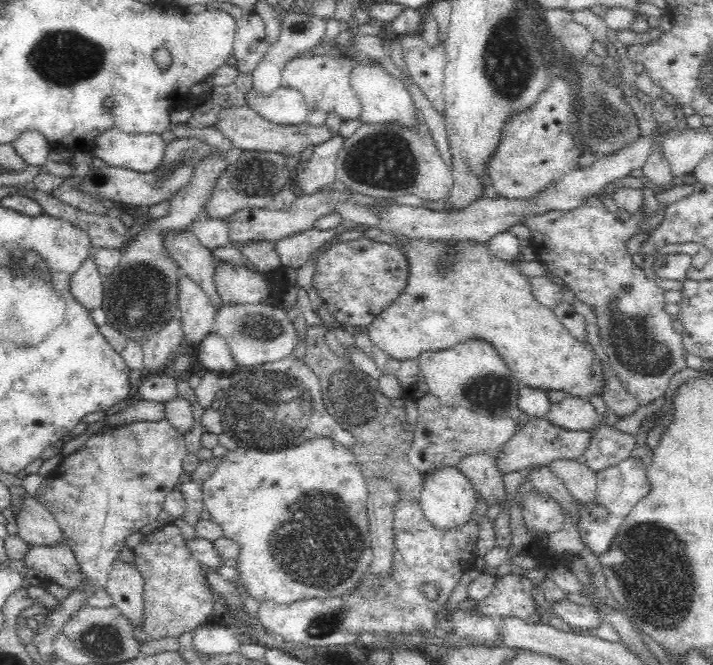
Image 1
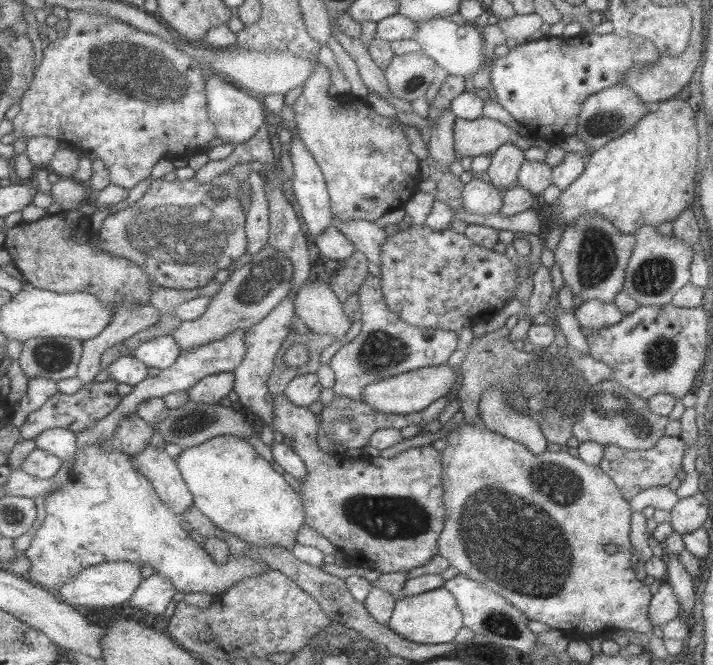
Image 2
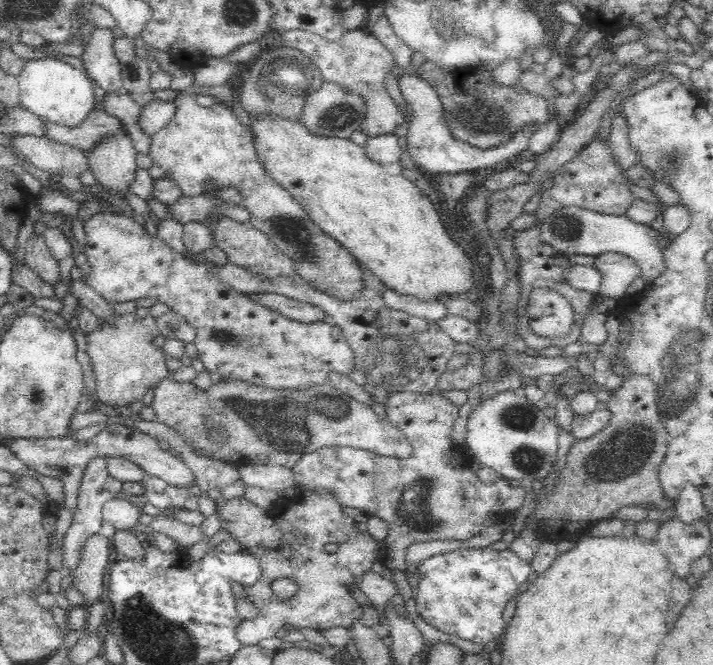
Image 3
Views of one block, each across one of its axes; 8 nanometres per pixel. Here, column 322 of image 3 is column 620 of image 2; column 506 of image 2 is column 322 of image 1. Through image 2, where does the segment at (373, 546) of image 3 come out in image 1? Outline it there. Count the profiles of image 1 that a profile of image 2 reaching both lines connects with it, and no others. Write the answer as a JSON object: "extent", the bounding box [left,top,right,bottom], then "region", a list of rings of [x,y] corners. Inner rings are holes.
{"extent":[202,438,373,605],"region":[[[313,438],[292,447],[283,446],[270,451],[252,449],[243,446],[242,442],[236,441],[237,448],[228,451],[220,459],[215,470],[202,484],[204,510],[209,513],[209,519],[220,525],[222,537],[230,539],[240,545],[240,552],[236,556],[237,578],[234,581],[236,588],[243,587],[248,597],[253,598],[259,604],[262,601],[274,601],[280,605],[289,605],[297,600],[327,599],[339,597],[353,591],[365,575],[373,561],[373,548],[371,543],[371,532],[369,531],[368,514],[366,514],[366,502],[368,500],[368,489],[362,471],[357,465],[355,456],[350,449],[334,442],[332,438]]]}

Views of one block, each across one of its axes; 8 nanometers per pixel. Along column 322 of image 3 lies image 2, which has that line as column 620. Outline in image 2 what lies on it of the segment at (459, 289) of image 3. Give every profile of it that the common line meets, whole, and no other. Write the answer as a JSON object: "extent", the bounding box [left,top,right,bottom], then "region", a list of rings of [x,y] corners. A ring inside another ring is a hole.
{"extent":[553,96,697,234],"region":[[[677,96],[670,98],[669,100],[663,100],[659,102],[659,107],[654,112],[648,112],[631,130],[625,132],[621,136],[614,138],[612,141],[606,142],[603,147],[591,150],[589,156],[585,158],[585,166],[583,172],[571,183],[567,185],[567,188],[560,192],[559,197],[554,202],[557,205],[555,208],[555,215],[553,215],[553,224],[559,225],[561,229],[565,230],[567,224],[573,223],[577,216],[585,215],[601,215],[603,219],[611,222],[611,225],[624,234],[631,234],[637,231],[638,227],[658,227],[664,222],[672,222],[677,219],[679,214],[687,209],[693,203],[693,195],[697,191],[697,186],[695,184],[695,174],[697,174],[697,131],[695,130],[695,117],[691,110],[691,107],[686,101],[681,101]]]}

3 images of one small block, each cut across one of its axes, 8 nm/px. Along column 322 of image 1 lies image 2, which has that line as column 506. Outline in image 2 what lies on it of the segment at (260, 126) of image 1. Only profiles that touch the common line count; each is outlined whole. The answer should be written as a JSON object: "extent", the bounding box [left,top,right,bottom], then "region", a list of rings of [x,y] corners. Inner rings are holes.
{"extent":[452,117,523,157],"region":[[[455,117],[452,124],[454,154],[474,157],[492,154],[503,143],[523,145],[523,138],[496,119],[479,117],[463,120]]]}

